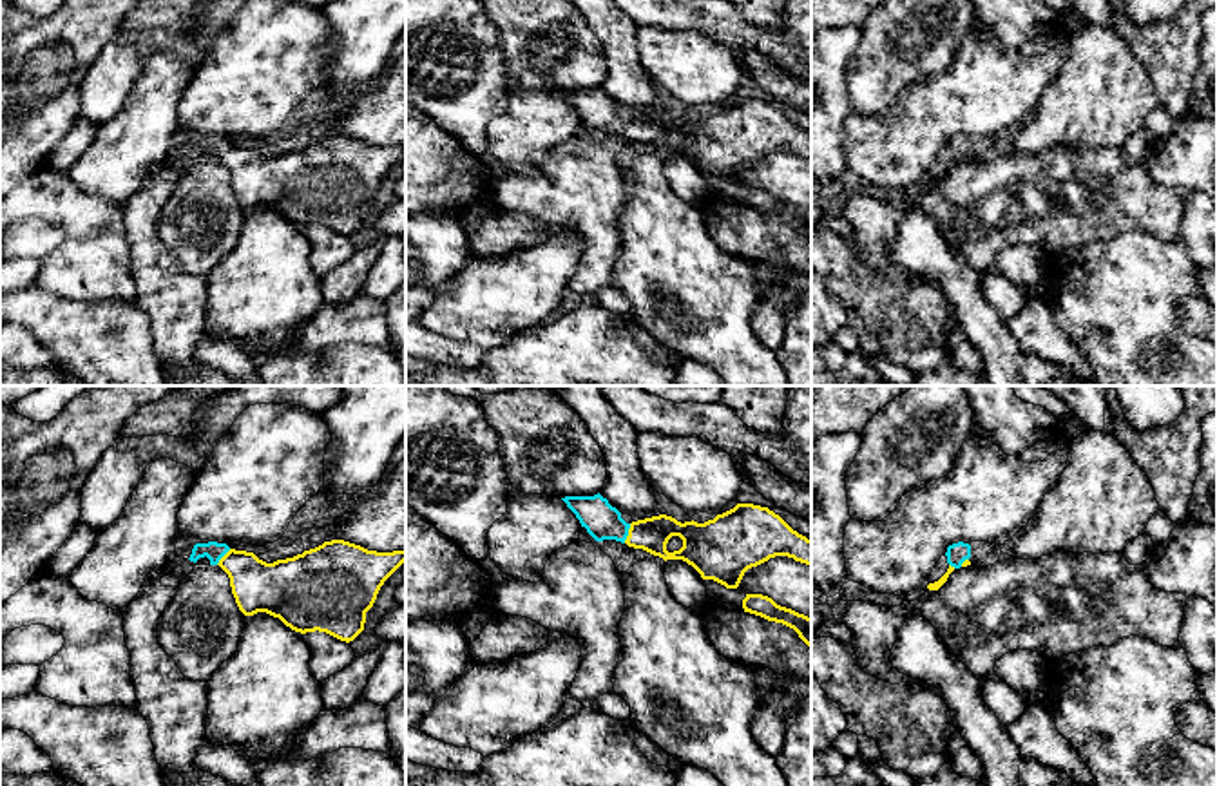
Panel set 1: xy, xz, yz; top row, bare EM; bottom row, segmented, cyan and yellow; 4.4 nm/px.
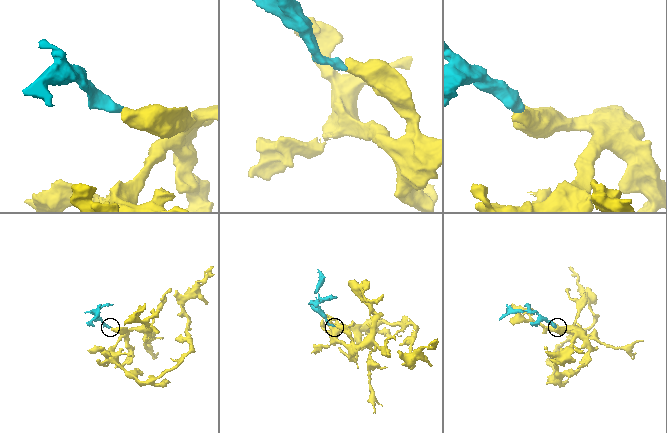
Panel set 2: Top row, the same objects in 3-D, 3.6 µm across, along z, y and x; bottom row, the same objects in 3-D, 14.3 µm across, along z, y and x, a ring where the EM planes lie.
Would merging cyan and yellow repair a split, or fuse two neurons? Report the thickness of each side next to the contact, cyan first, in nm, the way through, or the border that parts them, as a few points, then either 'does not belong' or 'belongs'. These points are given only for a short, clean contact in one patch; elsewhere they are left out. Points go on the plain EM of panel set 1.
160 nm thick on the cyan side, 150 nm on the other; runs through xz (602, 115), (627, 127), (651, 129); belongs

